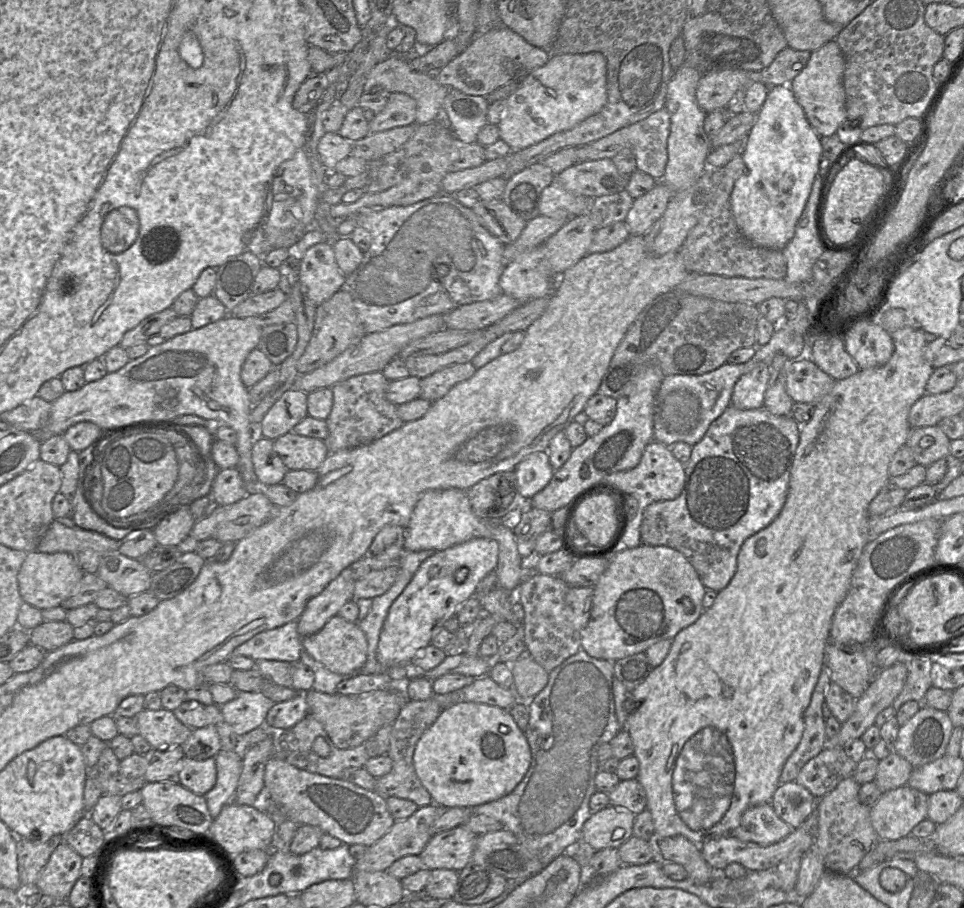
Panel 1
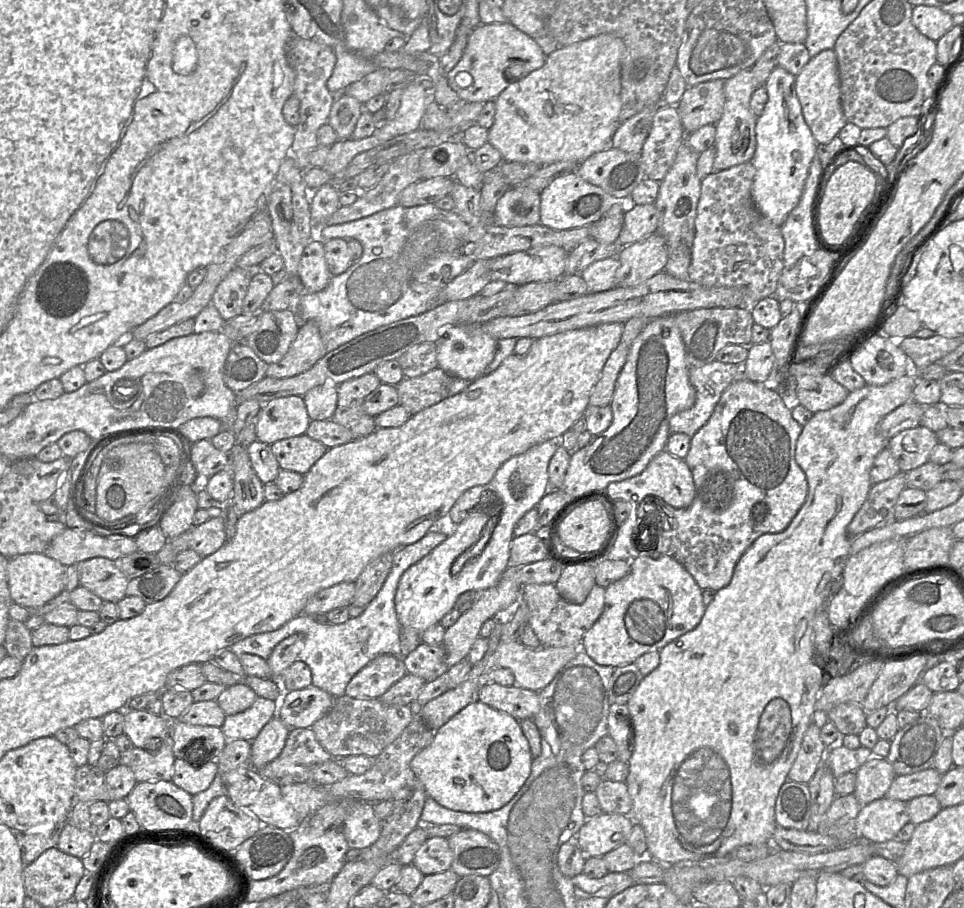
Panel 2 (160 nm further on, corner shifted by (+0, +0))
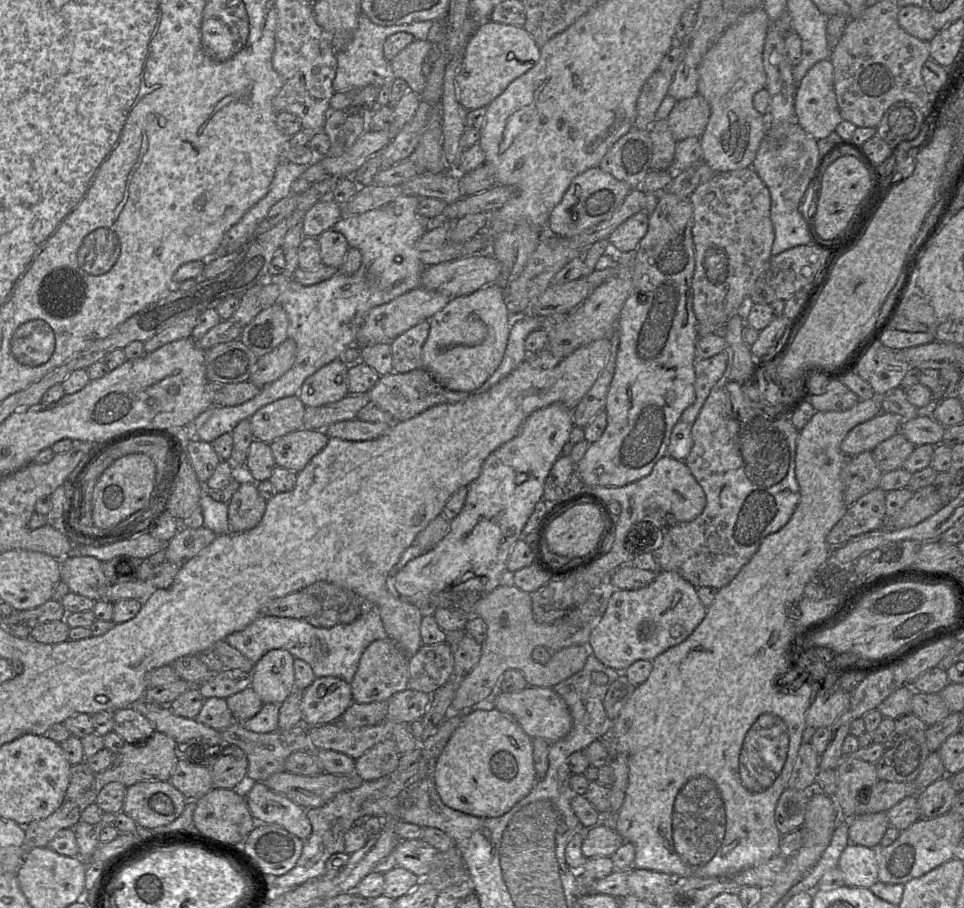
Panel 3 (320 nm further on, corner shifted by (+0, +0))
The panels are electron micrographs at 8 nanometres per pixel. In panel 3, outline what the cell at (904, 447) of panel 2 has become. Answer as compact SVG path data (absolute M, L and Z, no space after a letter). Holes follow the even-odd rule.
M897 432L876 446L872 453L878 467L884 473L902 468L914 448L915 445L908 441L903 434Z

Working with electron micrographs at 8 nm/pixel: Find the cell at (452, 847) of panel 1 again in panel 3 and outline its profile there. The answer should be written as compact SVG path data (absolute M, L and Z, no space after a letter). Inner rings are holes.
M410 839L401 840L391 854L396 859L396 867L404 868L419 878L424 878L437 853L434 847L422 839Z

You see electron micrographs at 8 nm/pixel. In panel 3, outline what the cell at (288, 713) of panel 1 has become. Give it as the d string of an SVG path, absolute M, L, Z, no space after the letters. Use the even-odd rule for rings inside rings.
M333 676L316 677L313 683L303 690L302 723L309 727L315 727L335 722L352 703L350 683Z

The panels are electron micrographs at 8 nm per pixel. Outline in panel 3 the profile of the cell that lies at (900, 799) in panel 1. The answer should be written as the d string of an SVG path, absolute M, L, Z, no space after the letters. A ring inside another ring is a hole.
M886 812L856 815L849 820L848 838L851 844L877 849L890 826Z

